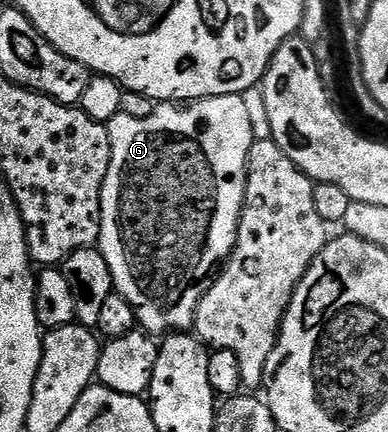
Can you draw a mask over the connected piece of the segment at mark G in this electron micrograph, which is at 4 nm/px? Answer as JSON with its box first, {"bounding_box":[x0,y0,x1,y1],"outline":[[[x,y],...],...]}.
{"bounding_box":[99,96,254,338],"outline":[[[207,96],[204,100],[178,106],[173,102],[165,102],[154,107],[150,116],[128,116],[128,111],[121,111],[118,116],[108,122],[111,138],[111,162],[107,170],[107,178],[103,182],[101,195],[101,238],[99,247],[103,258],[107,258],[107,266],[111,266],[113,286],[116,292],[131,306],[137,315],[137,323],[146,333],[161,338],[166,334],[181,334],[193,328],[193,319],[197,317],[199,302],[207,294],[207,290],[224,269],[228,259],[237,245],[237,227],[241,221],[241,207],[245,205],[245,183],[247,182],[247,162],[249,151],[254,142],[251,120],[244,106],[244,98],[240,96]]]}

